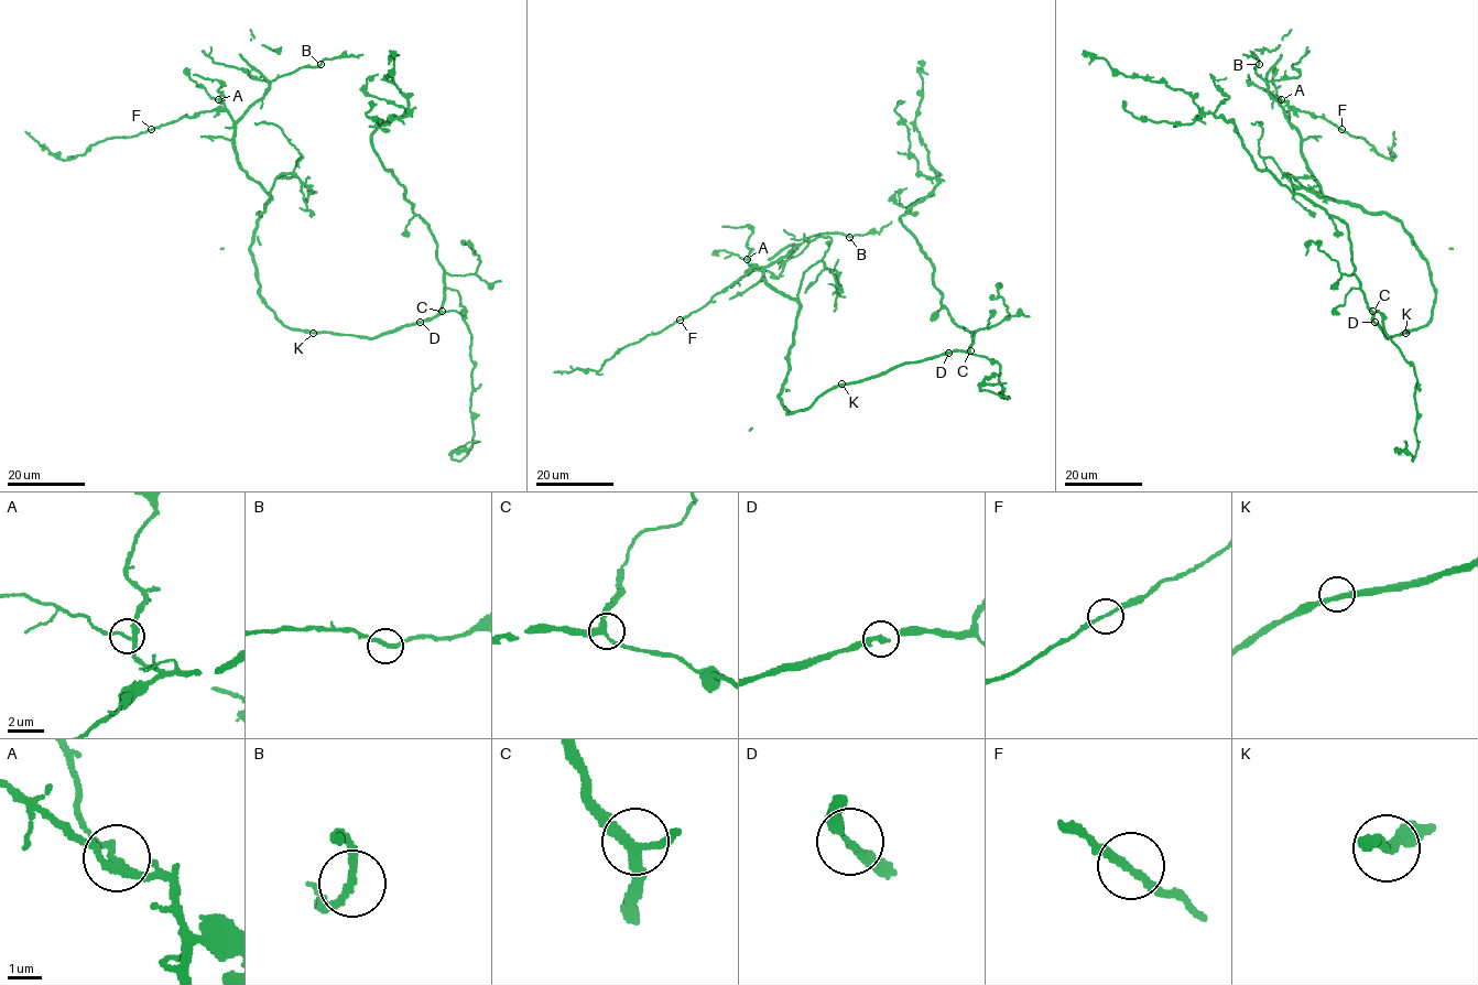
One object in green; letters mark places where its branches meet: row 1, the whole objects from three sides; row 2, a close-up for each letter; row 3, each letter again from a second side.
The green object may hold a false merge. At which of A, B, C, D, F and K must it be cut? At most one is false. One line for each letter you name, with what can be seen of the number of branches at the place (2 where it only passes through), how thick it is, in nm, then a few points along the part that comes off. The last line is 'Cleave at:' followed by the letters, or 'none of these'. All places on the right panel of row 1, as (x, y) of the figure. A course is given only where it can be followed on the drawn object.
Cleave at: none of these

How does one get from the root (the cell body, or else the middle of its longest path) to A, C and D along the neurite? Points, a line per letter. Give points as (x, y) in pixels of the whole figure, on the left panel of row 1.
A: (313, 332), (285, 327), (259, 294), (250, 247), (270, 197), (242, 168), (235, 122), (218, 99)
C: (313, 332), (378, 337), (431, 320), (442, 311)
D: (313, 332), (378, 337), (420, 322)

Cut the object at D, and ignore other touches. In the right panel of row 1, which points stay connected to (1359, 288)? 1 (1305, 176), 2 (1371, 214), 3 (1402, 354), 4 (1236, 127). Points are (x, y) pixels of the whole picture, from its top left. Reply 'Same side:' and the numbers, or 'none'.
Same side: 3, 4

